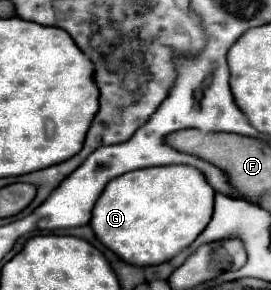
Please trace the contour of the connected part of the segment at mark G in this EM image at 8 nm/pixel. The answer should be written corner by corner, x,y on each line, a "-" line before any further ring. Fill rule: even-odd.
157,166
133,170
113,178
113,182
105,186
101,198
93,208
91,228
97,240
123,262
139,268
157,266
175,258
205,230
213,214
213,196
215,190
205,182
205,176
193,166

